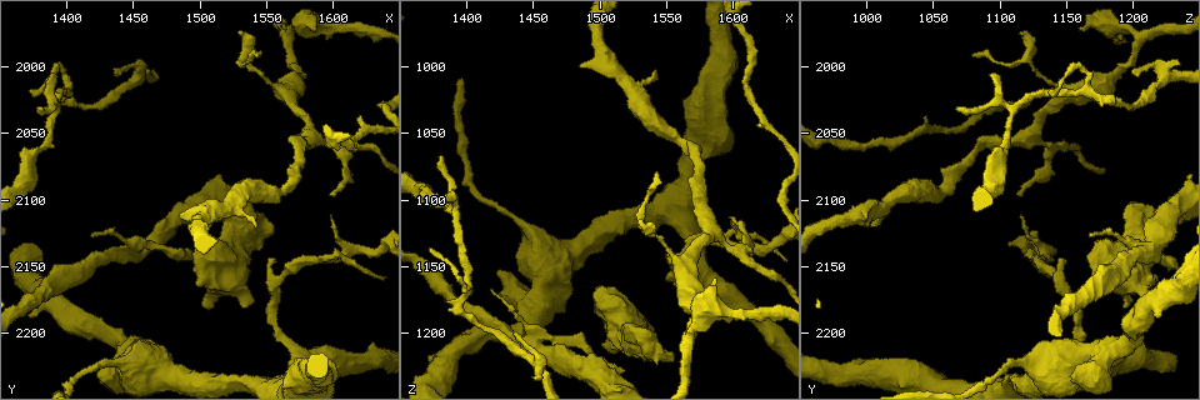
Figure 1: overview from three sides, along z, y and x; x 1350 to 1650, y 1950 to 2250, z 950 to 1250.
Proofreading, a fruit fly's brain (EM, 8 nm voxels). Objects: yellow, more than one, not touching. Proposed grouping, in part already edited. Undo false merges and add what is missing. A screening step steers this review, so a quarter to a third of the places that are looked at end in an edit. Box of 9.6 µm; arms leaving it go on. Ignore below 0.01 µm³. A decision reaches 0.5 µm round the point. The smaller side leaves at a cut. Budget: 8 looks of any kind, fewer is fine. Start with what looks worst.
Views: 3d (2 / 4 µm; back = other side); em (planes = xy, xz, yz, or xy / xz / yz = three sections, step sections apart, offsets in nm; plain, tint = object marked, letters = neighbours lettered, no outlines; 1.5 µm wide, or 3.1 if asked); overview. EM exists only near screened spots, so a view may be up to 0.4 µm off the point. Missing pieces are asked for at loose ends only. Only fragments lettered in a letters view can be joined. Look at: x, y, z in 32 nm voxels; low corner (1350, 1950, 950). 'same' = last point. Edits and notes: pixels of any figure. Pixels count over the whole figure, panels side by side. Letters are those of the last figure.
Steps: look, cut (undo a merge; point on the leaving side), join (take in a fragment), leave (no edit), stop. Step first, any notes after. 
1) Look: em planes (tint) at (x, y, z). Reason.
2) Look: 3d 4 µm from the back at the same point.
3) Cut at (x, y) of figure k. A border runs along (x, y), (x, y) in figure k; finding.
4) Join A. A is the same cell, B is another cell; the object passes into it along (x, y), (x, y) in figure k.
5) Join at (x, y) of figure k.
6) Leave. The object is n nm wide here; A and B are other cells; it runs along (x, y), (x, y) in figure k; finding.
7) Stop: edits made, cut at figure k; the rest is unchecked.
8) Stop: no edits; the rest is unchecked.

Look: em xy step 4 (tint) at (1534, 2180, 1192). Tapers out.

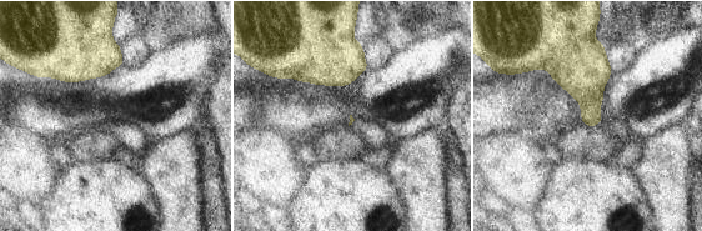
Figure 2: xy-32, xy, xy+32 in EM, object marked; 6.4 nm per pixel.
Look: em xy step 4 (letters) at the same point.

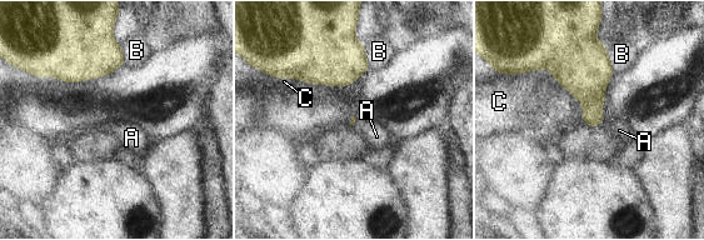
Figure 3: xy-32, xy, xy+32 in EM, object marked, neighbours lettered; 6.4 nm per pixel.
Join A. A is the same cell, B and C are other cells; the object passes into it along (588, 85), (600, 121), (619, 130) in figure 3; it goes on there.

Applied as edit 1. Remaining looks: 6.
Look: overview.

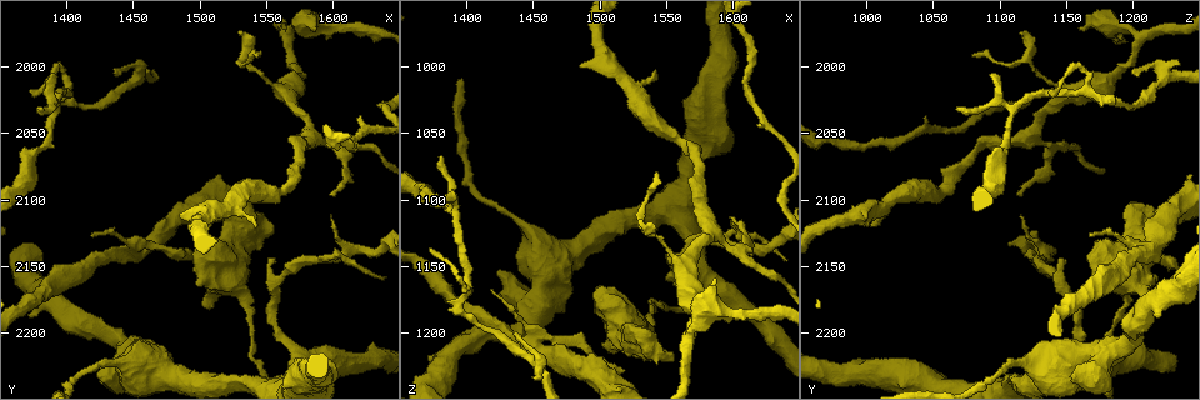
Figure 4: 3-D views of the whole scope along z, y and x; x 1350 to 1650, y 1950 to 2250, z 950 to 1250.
Look: em planes (letters) at (1554, 2142, 1144). Free end.

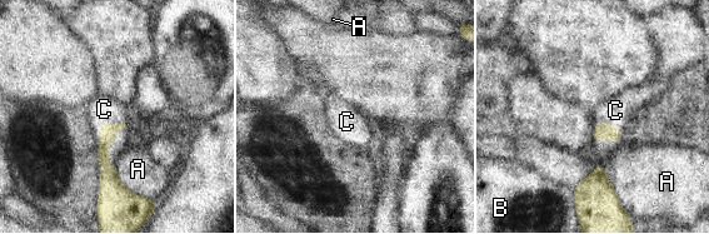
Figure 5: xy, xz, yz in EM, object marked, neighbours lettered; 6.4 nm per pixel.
Join C. The object is 110 nm wide here; C is the same cell, A and B are other cells; the object passes into it along (109, 132), (116, 134), (104, 109) in figure 5; the neuron continues.

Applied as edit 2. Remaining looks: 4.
Look: overview.

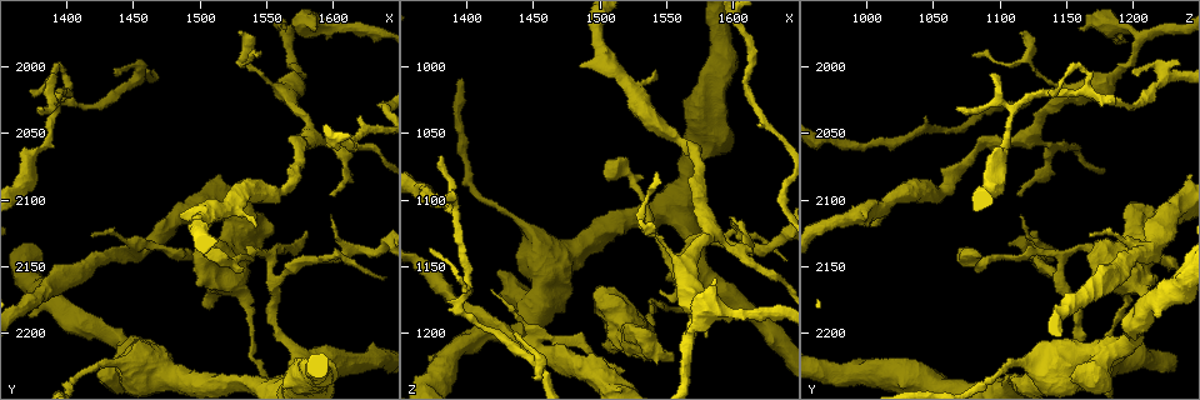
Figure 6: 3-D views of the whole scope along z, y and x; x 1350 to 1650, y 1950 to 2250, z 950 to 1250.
Look: em xz step 8 (tint) at (1394, 2032, 1108). Abrupt turn.

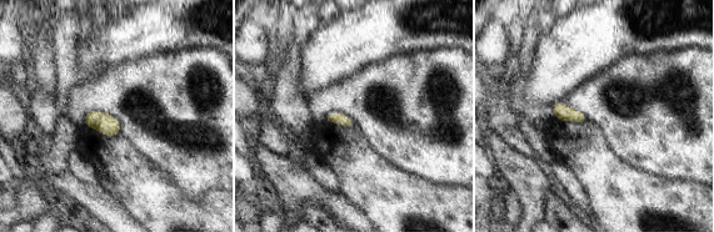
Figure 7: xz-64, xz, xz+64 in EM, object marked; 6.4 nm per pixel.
Look: em xy step 4 (tint) at the same point. Another direction.

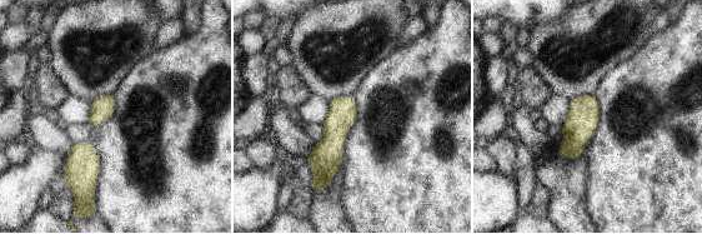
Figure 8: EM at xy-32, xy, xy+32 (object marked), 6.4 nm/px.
Look: em xy step 4 (letters) at the same point. See the neighbours.

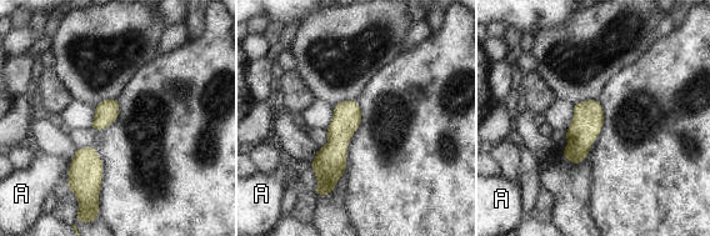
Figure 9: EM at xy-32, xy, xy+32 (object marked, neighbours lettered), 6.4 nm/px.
Leave. A is another cell; a border runs along (73, 160), (69, 167), (66, 187) in figure 9; one neuron here.

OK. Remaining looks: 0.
Stop: edits made, join at figure 3, join at figure 5; the rest is unchecked.

